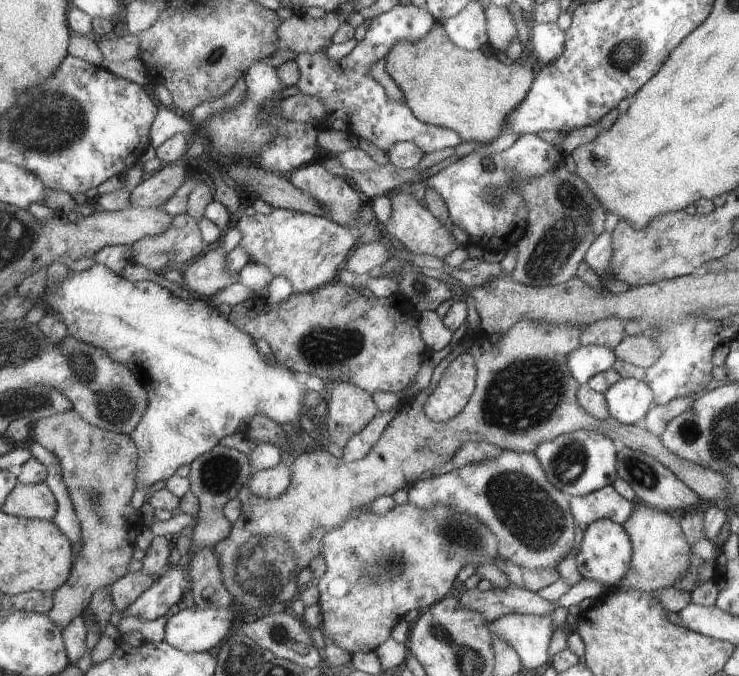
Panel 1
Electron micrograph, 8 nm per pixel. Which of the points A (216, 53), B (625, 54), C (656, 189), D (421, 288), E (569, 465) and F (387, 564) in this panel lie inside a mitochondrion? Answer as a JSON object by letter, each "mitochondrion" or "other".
{"A":"mitochondrion","B":"mitochondrion","C":"other","D":"mitochondrion","E":"mitochondrion","F":"mitochondrion"}

